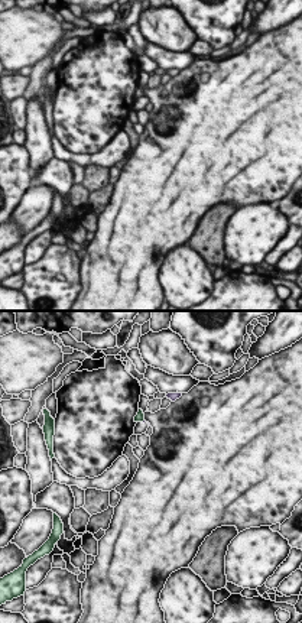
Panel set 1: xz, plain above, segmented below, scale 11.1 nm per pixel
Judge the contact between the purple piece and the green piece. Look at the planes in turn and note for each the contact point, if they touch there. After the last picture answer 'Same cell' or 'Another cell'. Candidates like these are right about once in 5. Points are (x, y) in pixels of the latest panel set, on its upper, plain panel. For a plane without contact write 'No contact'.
No contact.

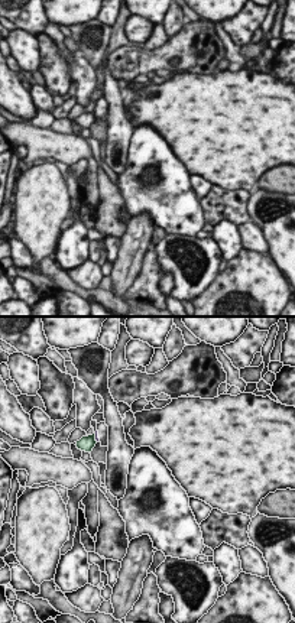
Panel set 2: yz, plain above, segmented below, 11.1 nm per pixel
Touches purple at (96, 114).

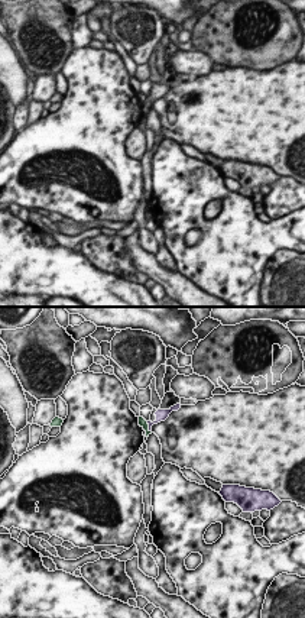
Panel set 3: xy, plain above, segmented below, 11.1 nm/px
Touches purple at (149, 103).

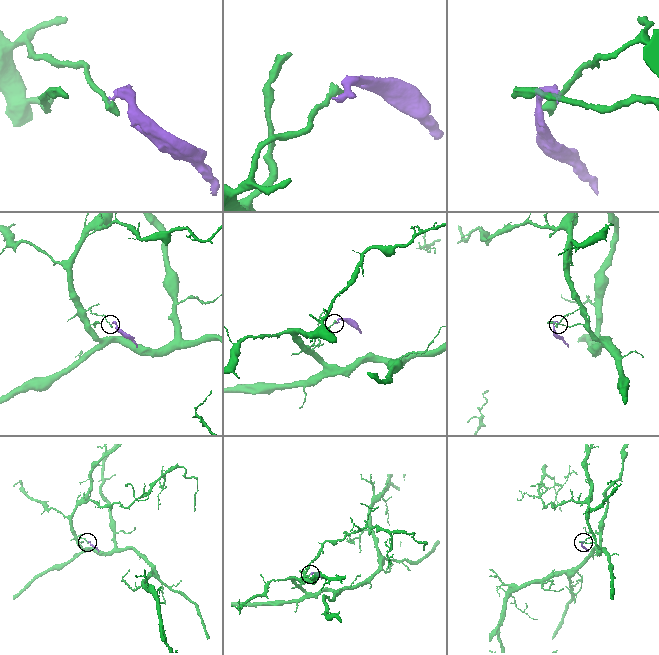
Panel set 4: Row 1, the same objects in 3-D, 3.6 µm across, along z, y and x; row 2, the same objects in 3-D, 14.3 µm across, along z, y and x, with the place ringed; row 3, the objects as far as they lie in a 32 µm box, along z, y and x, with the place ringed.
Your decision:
Another cell.

